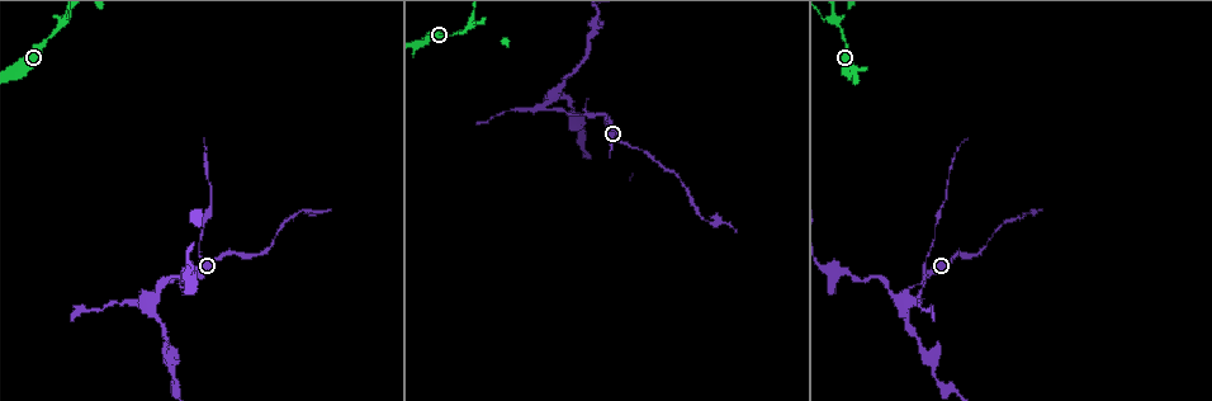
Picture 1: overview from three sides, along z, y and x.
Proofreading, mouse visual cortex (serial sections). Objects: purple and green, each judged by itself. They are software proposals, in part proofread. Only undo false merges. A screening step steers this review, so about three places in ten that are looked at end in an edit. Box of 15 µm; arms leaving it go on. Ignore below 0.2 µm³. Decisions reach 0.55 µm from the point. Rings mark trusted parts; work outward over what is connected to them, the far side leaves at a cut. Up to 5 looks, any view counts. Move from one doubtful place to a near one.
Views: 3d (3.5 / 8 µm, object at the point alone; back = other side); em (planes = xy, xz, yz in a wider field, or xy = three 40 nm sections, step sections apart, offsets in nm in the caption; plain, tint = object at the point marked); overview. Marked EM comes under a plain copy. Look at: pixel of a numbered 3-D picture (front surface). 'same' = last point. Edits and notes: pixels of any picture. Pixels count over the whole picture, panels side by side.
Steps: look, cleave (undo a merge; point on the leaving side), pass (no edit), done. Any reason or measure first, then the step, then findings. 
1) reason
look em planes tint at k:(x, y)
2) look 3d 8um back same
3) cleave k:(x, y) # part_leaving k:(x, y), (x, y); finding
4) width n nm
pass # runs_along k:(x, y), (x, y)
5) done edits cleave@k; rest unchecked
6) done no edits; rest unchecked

look 3d 3.5um at 1:(470, 21)

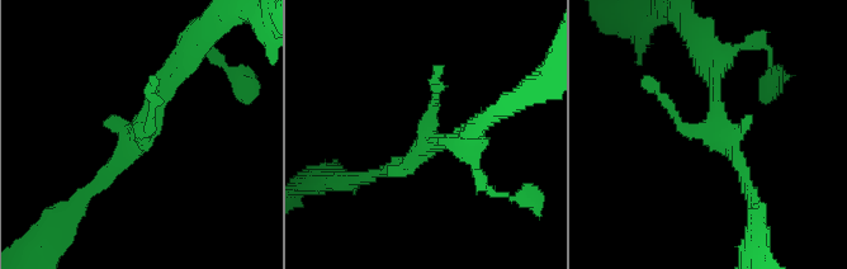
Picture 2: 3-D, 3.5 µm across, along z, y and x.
pass # runs_along 2:(99, 184), (174, 79), (189, 75); all the same cell

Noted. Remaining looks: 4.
three arms meet
look 3d 3.5um at 1:(146, 303)

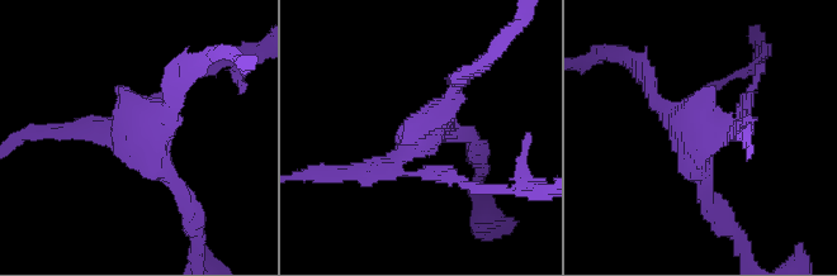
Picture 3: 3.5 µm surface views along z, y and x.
now the EM
look em xy step 1 tint at 3:(703, 126)

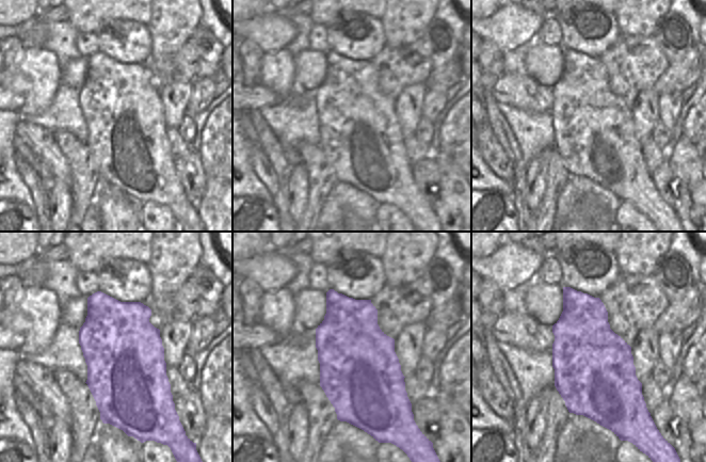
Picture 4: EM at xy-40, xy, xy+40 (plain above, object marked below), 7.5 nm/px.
pass # runs_along 3:(147, 113), (187, 199); all the same cell

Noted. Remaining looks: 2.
done no edits; rest unchecked

